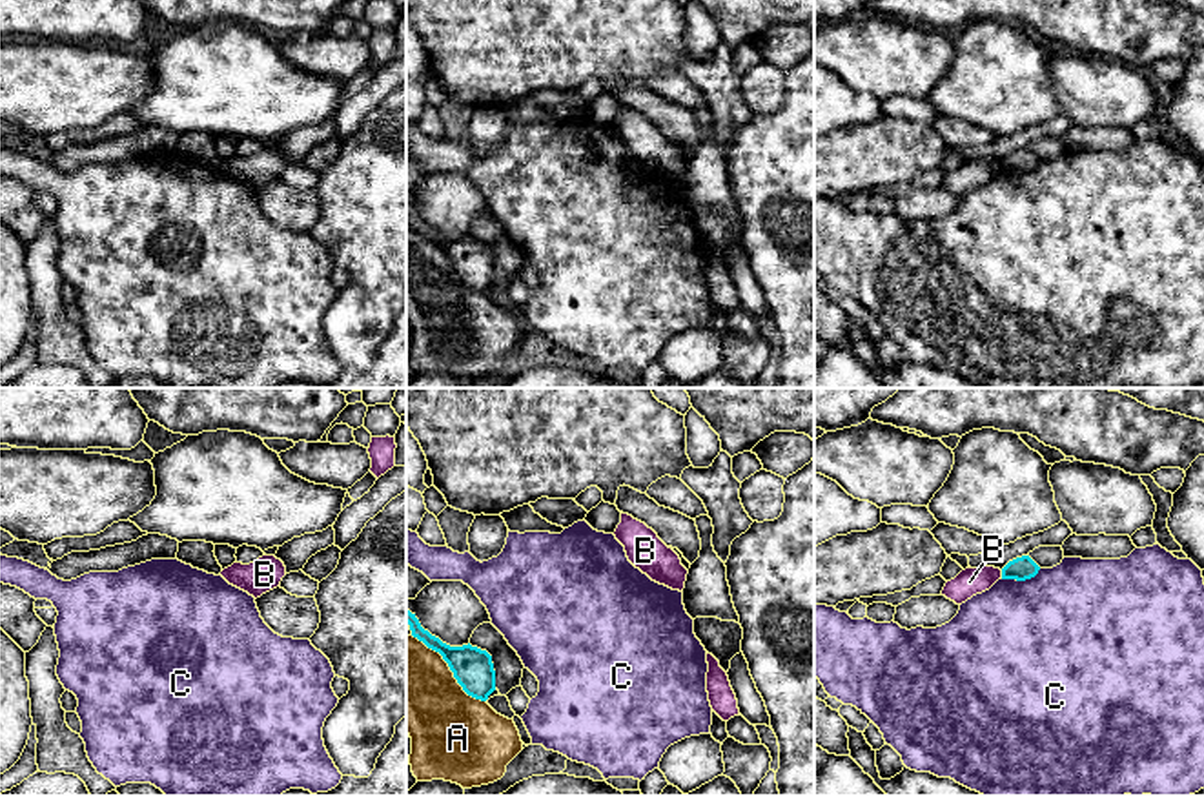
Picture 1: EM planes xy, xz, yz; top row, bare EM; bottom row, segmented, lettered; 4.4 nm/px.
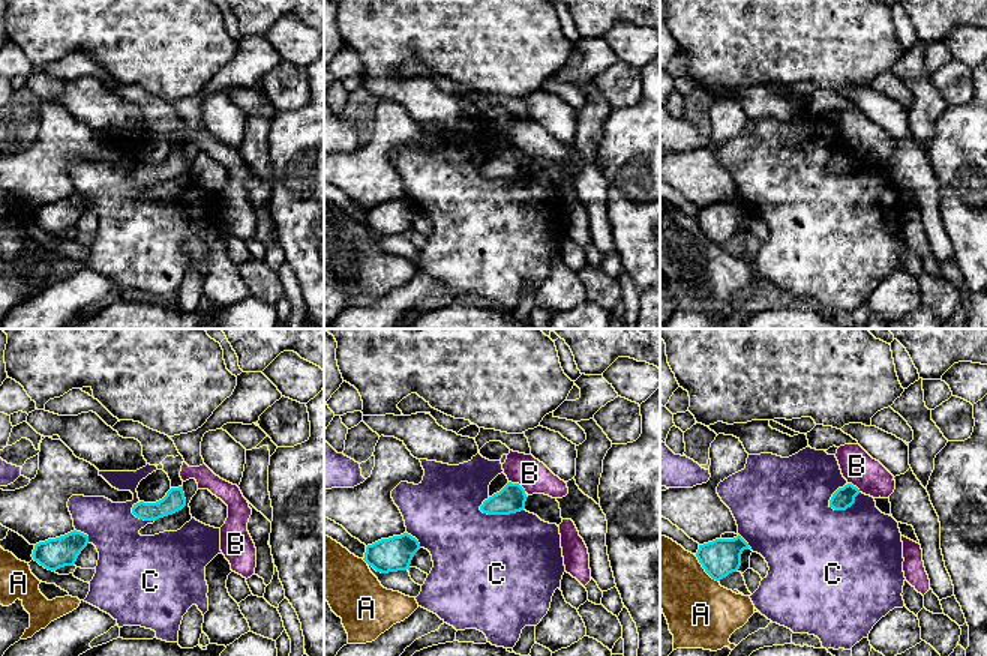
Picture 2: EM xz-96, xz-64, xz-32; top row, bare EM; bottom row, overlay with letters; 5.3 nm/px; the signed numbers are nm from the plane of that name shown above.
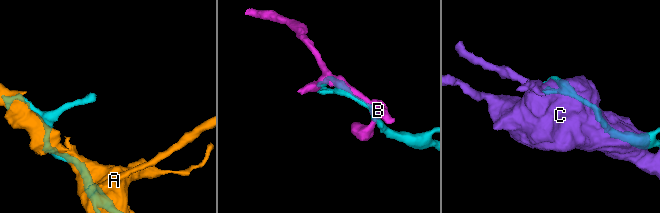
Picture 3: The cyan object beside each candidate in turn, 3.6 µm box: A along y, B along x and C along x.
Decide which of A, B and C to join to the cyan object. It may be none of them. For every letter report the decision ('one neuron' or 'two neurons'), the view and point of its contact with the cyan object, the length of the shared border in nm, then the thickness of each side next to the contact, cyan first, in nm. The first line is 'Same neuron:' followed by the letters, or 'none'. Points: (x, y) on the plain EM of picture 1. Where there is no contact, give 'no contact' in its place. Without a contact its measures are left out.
Same neuron: none
A: two neurons; meets cyan in xz at (450, 261); contact 440 nm long; 180 nm thick on the cyan side, 380 nm on the other
B: two neurons; meets cyan in yz at (1002, 166); contact 40 nm long; 110 nm thick on the cyan side, 120 nm on the other
C: two neurons; meets cyan in yz at (1020, 172); contact 180 nm long; 110 nm thick on the cyan side, 500 nm on the other

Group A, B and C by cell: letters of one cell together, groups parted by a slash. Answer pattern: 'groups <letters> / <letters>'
groups A / B / C

